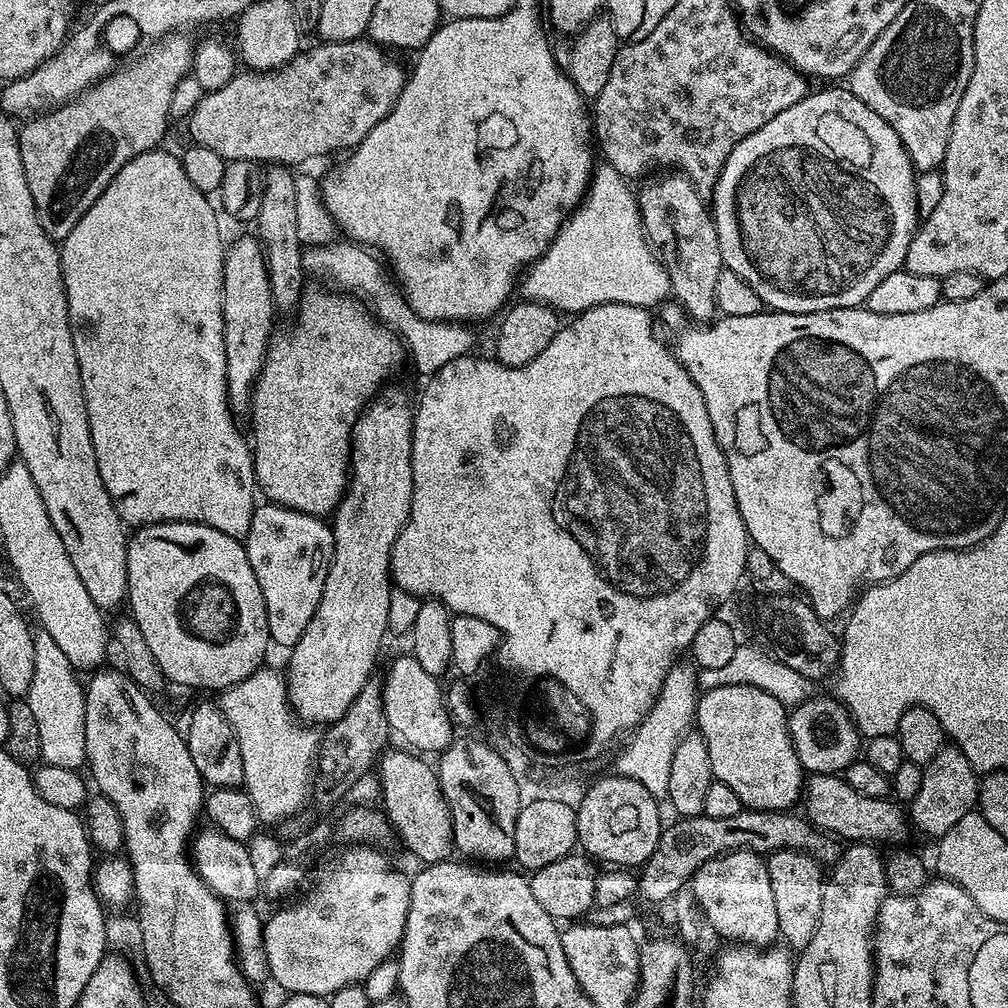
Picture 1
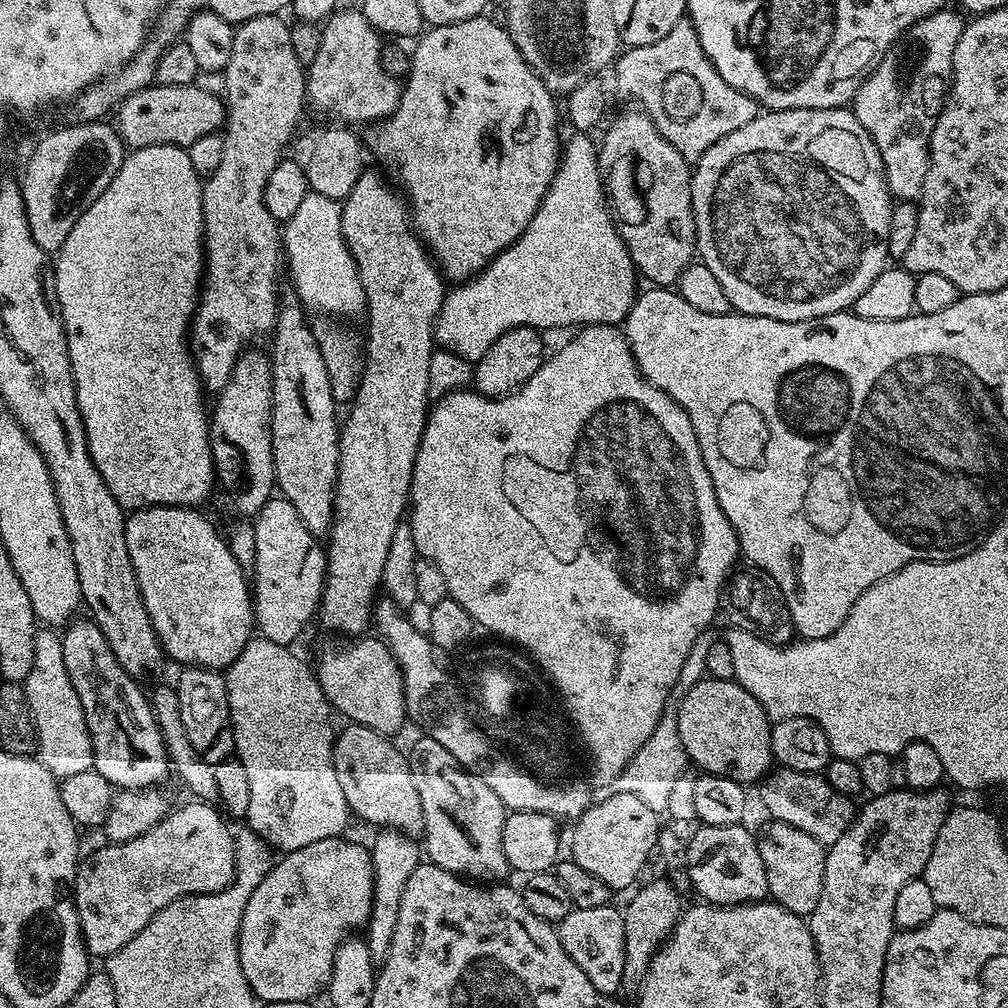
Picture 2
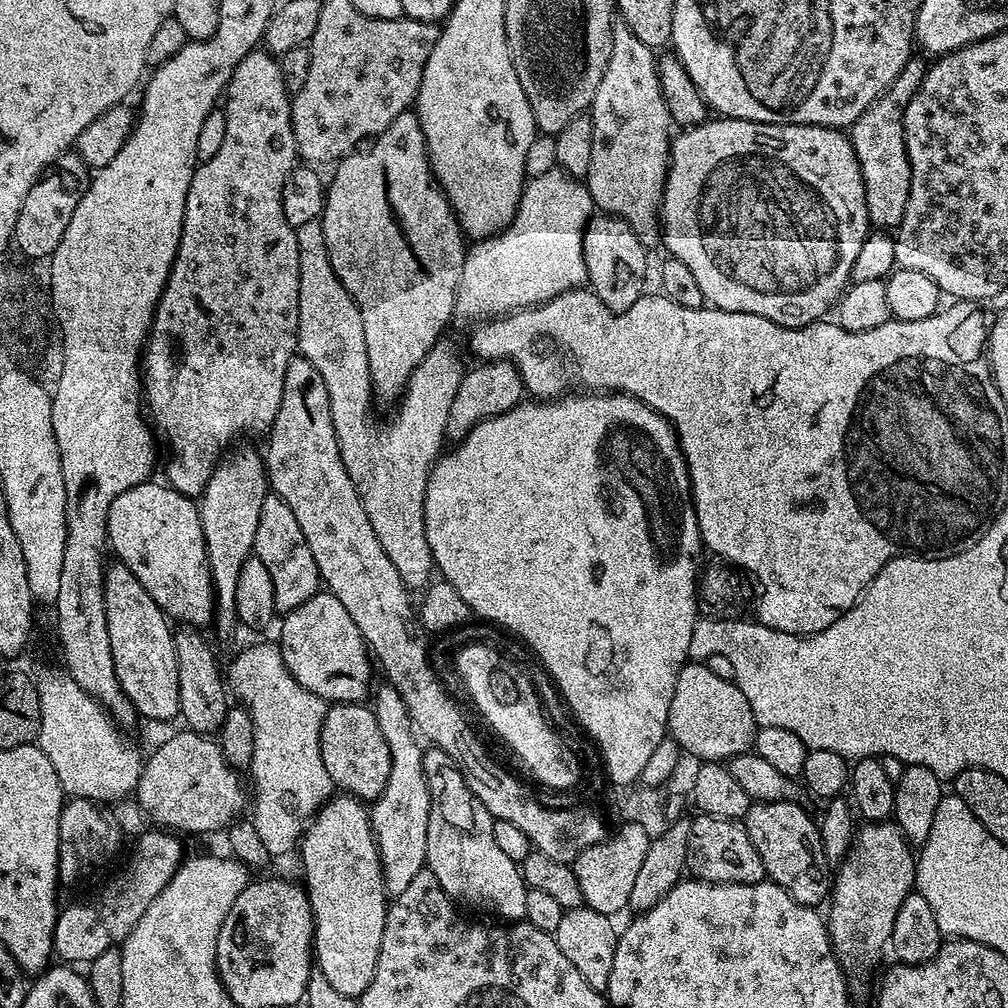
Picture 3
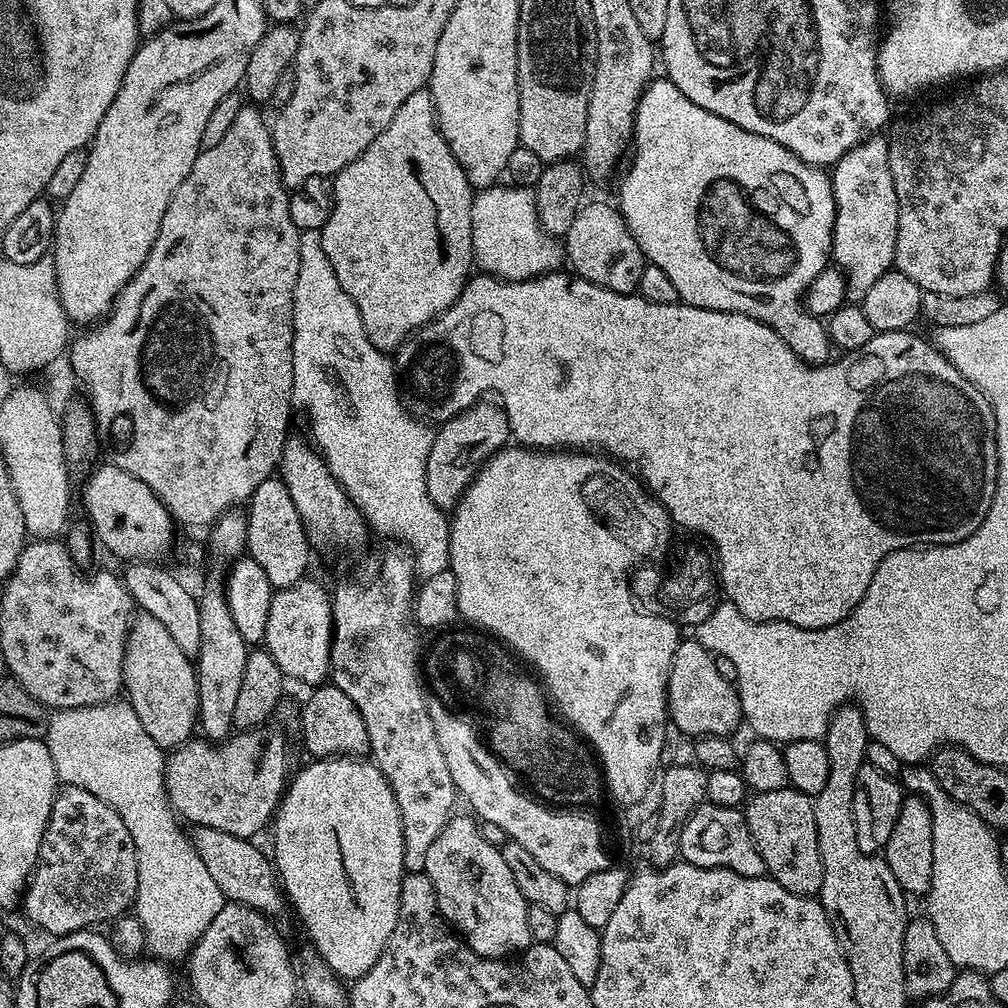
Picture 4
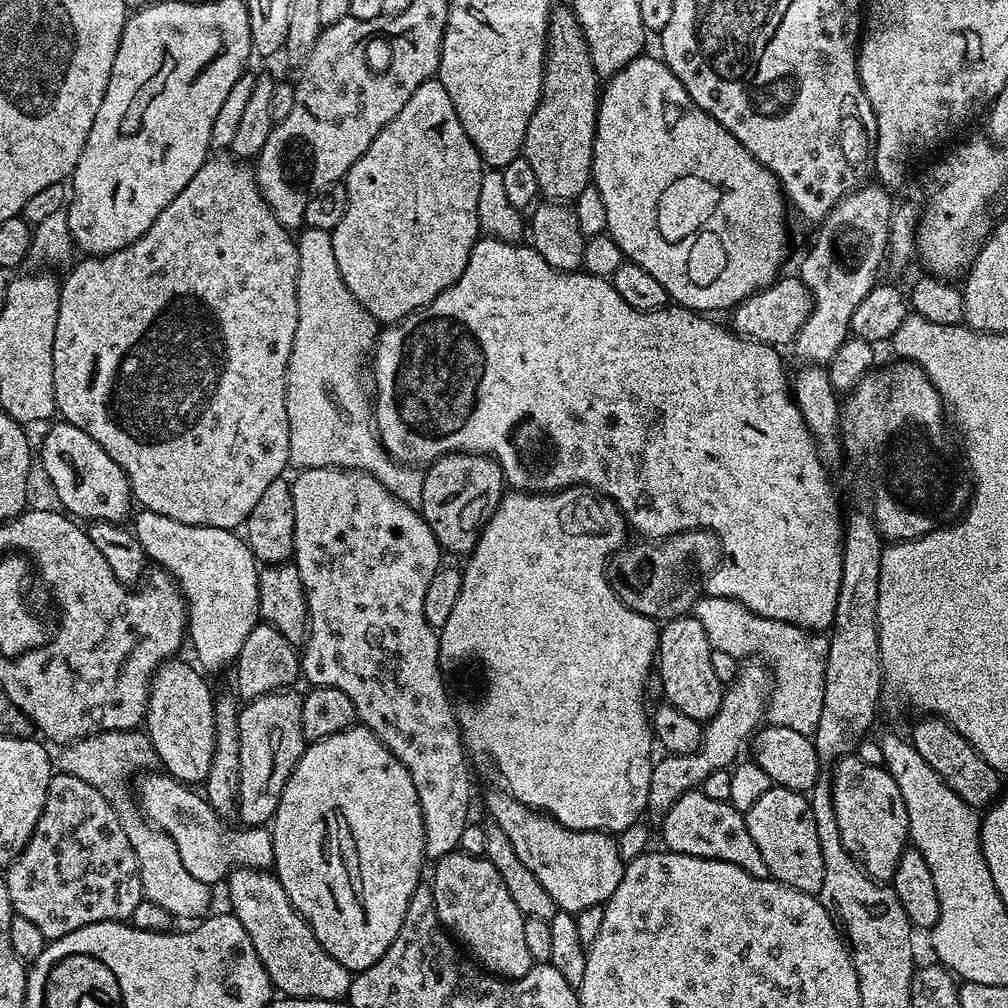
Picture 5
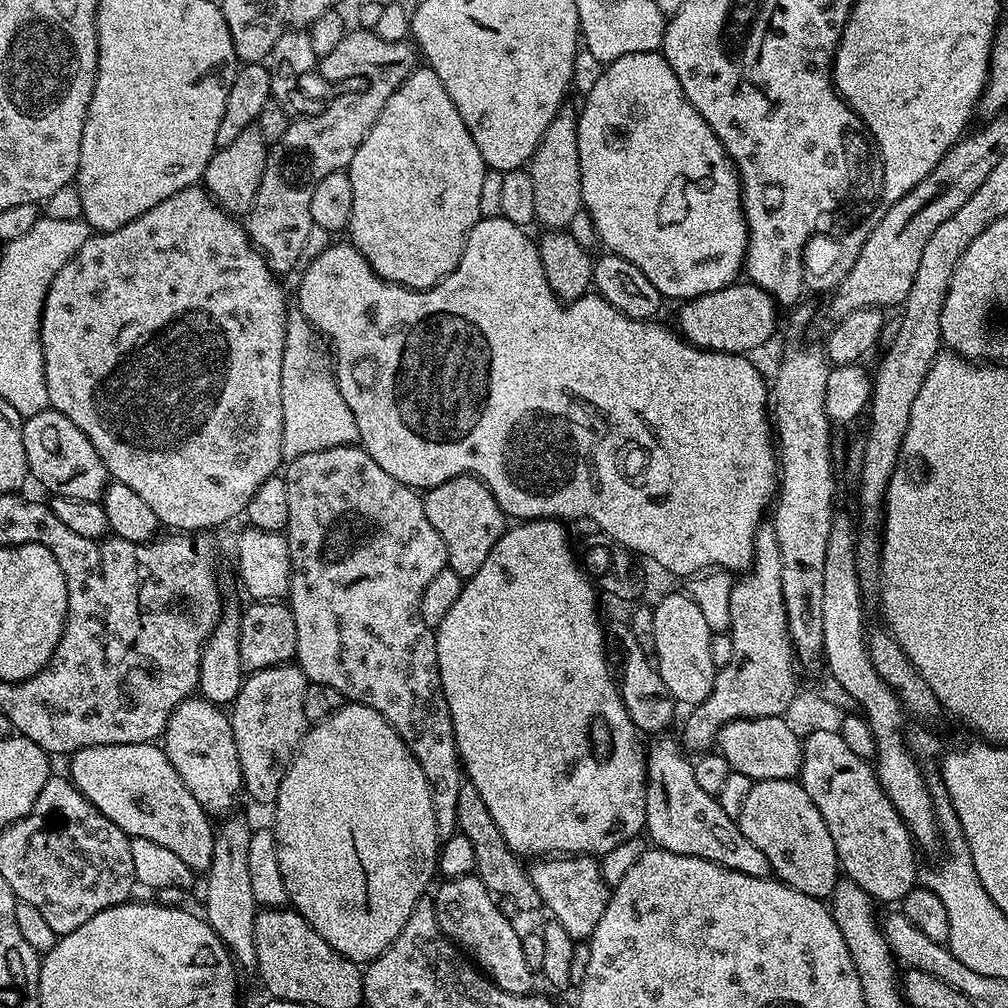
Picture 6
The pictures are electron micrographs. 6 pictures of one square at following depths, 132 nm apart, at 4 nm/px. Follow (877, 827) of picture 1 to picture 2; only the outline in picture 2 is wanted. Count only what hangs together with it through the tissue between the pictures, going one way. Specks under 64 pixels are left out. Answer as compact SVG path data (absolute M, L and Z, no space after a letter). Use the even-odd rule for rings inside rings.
M781 767L764 777L760 788L760 800L766 811L772 815L773 821L794 826L798 830L806 830L810 838L814 838L822 845L833 844L846 834L857 819L858 812L849 797L838 794L834 786L820 774L815 772L795 772ZM780 771L780 772L776 772ZM776 772L776 773L775 773Z

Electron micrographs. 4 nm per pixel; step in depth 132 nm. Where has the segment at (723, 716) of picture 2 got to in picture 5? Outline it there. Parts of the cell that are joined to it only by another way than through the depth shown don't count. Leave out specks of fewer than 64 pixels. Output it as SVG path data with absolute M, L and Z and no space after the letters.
M681 614L671 617L659 629L659 634L658 672L660 668L660 684L664 687L663 699L682 710L686 718L701 722L714 718L714 714L718 714L718 706L722 706L725 685L714 675L710 663L713 647L706 638L706 630L702 630L702 622L698 622L695 615Z

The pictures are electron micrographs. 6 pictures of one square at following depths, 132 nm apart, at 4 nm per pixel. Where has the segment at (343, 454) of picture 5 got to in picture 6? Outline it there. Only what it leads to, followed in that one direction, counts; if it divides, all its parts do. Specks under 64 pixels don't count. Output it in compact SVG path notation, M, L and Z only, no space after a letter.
M298 310L289 311L286 322L286 342L282 350L282 446L285 457L291 458L310 454L314 450L356 444L360 439L358 422L354 422L354 414L350 406L346 406L346 398L336 385L333 369L330 367L330 356L320 349L321 337L317 329Z

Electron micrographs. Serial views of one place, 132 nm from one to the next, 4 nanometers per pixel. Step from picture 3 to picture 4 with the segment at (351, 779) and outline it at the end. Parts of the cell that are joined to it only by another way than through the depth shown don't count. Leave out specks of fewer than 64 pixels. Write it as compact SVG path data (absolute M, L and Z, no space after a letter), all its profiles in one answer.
M331 682L313 687L300 712L304 748L312 758L360 758L369 751L366 722L350 697Z

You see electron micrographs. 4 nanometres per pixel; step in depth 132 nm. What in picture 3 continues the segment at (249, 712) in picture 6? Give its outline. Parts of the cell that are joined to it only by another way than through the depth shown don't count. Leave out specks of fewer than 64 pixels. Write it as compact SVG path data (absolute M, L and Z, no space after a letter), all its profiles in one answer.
M183 731L162 741L152 757L145 759L134 798L148 817L165 829L177 833L227 829L243 813L240 812L244 808L241 773L228 765L219 743L211 735Z

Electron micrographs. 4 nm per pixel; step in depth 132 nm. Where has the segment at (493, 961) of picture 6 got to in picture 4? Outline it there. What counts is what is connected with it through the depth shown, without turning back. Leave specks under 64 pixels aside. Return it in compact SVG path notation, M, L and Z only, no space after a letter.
M456 814L449 819L448 825L440 831L438 838L434 838L430 850L426 853L423 872L434 886L436 907L441 917L455 927L453 929L477 954L501 959L524 951L533 943L527 921L529 902L522 894L522 890L518 890L518 882L514 882L510 866L506 866L503 851L486 842L486 838L482 838L480 833L480 824L471 815L468 816Z

